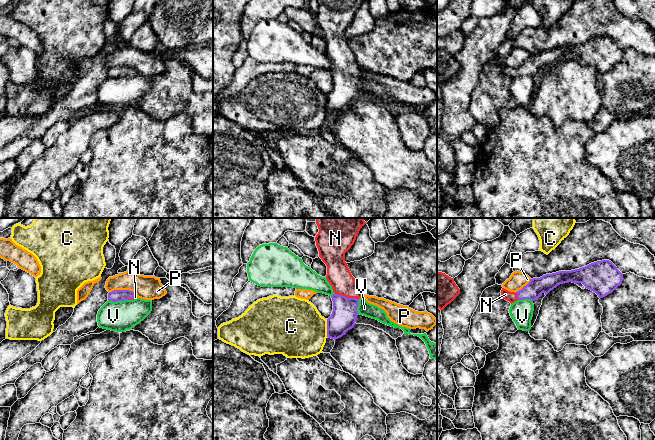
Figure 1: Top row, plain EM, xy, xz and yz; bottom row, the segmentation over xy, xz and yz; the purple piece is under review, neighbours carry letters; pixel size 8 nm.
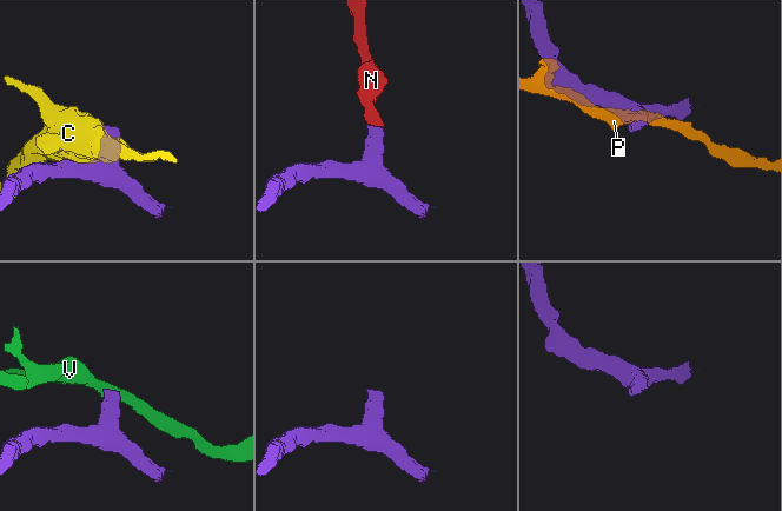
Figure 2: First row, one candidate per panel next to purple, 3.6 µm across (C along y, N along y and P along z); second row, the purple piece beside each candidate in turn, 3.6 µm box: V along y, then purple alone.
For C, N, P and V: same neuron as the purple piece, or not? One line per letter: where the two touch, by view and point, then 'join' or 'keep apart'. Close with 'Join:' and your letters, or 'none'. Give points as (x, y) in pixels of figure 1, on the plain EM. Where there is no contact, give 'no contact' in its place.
C: contact xz (327, 104); keep apart
N: contact xz (347, 73); join
P: contact xy (123, 66); keep apart
V: contact xy (118, 76); keep apart
Join: N

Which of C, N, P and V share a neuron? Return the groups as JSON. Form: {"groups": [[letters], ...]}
{"groups": [["C"], ["N"], ["P"], ["V"]]}

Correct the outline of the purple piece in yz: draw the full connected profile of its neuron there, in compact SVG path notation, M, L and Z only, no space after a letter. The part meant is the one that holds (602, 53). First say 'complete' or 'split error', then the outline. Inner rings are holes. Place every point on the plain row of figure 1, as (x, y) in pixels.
split error | M602 36L579 45L559 47L530 55L530 58L516 69L502 64L501 73L511 80L523 75L535 77L542 69L547 71L558 61L572 58L582 59L599 74L603 74L620 62L622 57L623 50L617 43L609 36Z

